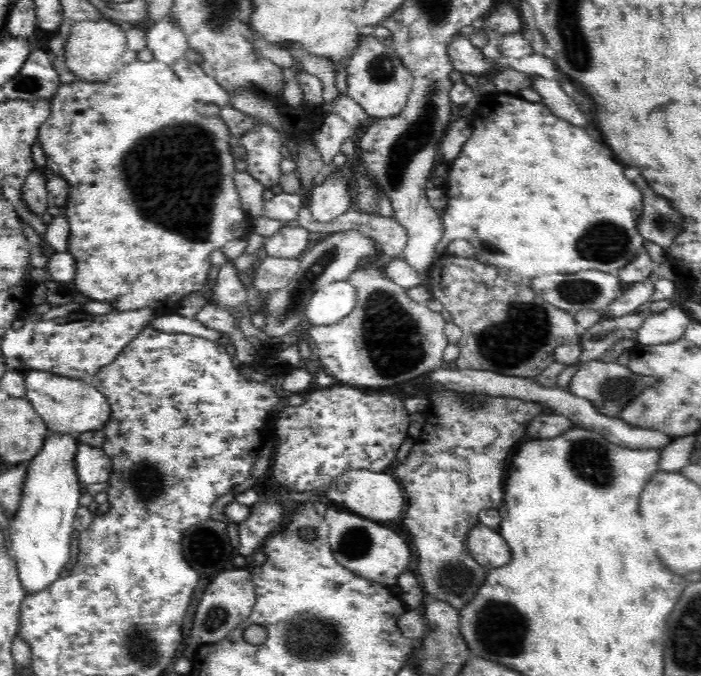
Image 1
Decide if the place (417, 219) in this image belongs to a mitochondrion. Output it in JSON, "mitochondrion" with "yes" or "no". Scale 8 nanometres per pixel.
{"mitochondrion":"no"}

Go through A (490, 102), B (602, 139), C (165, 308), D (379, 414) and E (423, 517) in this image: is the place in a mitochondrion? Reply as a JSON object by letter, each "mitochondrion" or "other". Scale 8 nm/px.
{"A":"other","B":"other","C":"other","D":"other","E":"other"}

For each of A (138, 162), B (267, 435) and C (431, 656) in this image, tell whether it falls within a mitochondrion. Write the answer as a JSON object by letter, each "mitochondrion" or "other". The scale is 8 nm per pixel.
{"A":"mitochondrion","B":"other","C":"mitochondrion"}

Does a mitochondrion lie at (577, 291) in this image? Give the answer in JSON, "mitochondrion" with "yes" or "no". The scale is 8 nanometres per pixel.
{"mitochondrion":"yes"}

